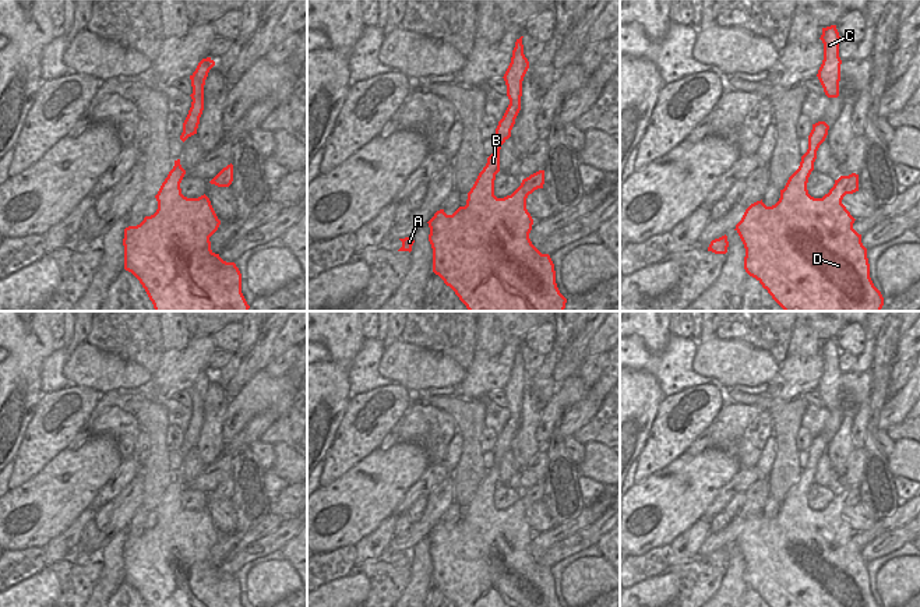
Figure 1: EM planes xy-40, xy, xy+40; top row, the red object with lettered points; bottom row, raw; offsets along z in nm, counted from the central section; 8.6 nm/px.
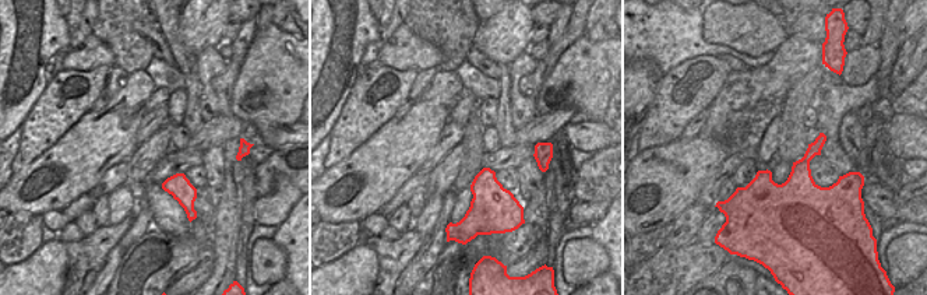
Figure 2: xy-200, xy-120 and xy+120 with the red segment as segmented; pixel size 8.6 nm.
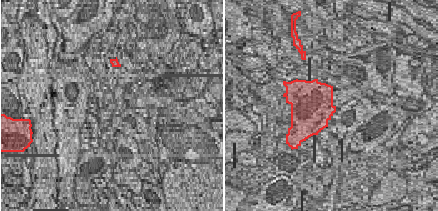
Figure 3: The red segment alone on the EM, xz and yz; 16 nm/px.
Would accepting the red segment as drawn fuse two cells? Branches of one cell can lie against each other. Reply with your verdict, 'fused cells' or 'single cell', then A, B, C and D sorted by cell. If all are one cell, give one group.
single cell; groups A B C D

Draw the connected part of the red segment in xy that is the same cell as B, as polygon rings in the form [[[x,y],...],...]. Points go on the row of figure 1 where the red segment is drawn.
[[[522,38],[517,39],[511,63],[504,74],[510,105],[496,128],[494,152],[468,193],[465,207],[452,215],[440,209],[427,222],[433,248],[433,272],[450,286],[469,311],[564,311],[567,299],[556,283],[554,264],[531,241],[533,219],[526,209],[526,198],[543,188],[544,170],[524,179],[521,186],[504,198],[494,195],[494,180],[500,172],[500,149],[511,137],[521,110],[522,81],[529,68],[524,54]]]

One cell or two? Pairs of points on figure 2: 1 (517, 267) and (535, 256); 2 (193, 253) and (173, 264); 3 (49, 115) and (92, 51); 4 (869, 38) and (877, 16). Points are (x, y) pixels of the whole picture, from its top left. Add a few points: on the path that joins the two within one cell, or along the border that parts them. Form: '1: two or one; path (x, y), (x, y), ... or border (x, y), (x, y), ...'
1: one; path (521, 267), (531, 260)
2: one; path (189, 253), (184, 253), (178, 260)
3: two; border (110, 66), (97, 66), (90, 70), (63, 70)
4: one; path (873, 32), (876, 21)

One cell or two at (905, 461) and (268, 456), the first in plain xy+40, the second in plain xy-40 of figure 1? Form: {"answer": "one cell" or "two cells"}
{"answer": "two cells"}

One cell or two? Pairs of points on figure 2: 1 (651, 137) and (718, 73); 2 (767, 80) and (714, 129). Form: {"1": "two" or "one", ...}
{"1": "one", "2": "one"}

